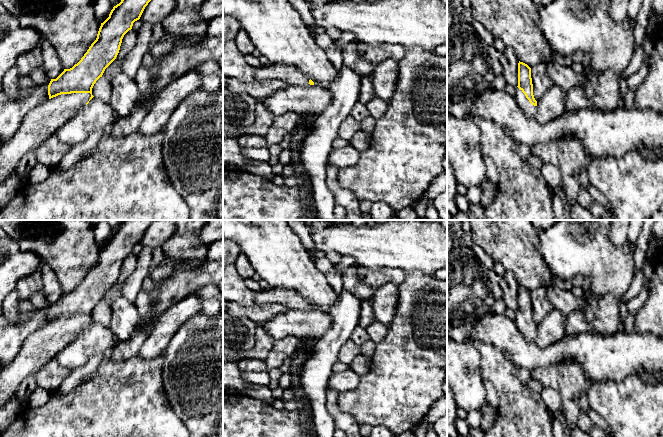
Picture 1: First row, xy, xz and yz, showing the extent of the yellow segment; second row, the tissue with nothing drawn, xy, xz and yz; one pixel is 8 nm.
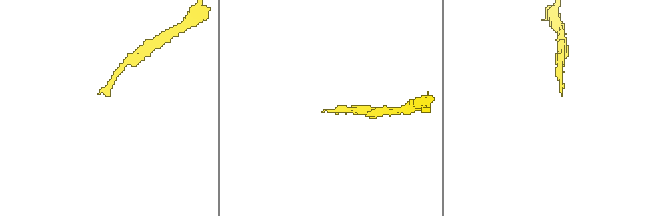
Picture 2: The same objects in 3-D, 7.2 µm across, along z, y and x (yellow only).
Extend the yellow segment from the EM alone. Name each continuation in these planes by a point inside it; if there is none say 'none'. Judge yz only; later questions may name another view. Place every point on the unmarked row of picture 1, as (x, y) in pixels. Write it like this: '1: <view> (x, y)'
1: yz (530, 334)

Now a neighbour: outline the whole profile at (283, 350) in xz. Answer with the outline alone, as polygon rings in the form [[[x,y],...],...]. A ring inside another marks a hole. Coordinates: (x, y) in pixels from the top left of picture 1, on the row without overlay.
[[[288,336],[287,338],[275,341],[272,350],[265,360],[267,369],[277,369],[284,362],[290,361],[296,354],[298,346],[299,339],[294,336]]]

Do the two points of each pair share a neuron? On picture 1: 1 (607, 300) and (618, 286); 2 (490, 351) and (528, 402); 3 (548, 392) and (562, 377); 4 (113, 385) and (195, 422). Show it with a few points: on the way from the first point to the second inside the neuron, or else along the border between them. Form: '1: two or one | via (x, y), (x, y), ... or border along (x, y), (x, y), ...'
1: two | border along (600, 293), (610, 293), (619, 301)
2: one | via (494, 364), (515, 389)
3: two | border along (551, 386), (561, 398), (563, 408)
4: two | border along (165, 393), (172, 410), (186, 426)

